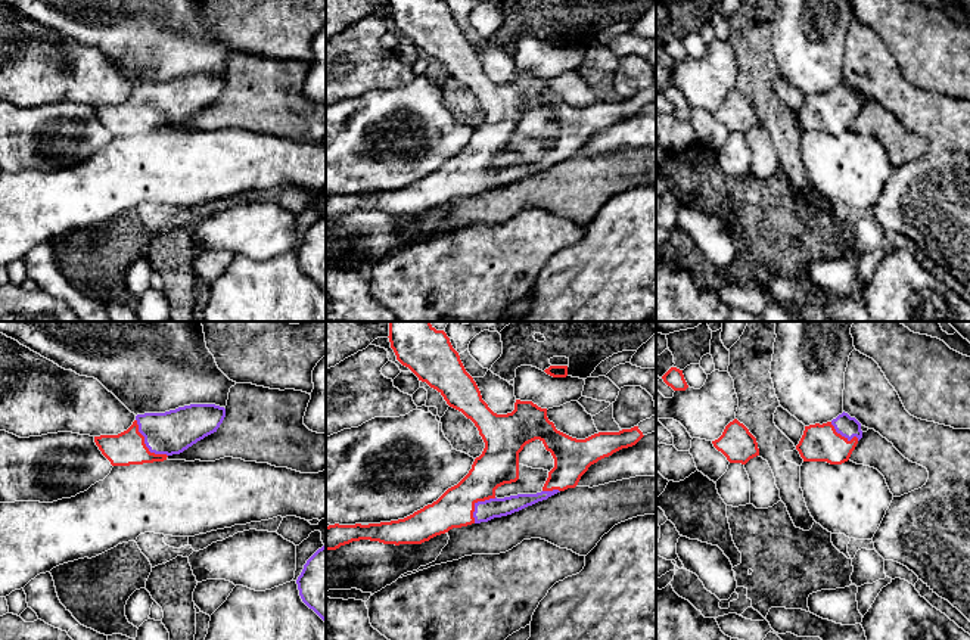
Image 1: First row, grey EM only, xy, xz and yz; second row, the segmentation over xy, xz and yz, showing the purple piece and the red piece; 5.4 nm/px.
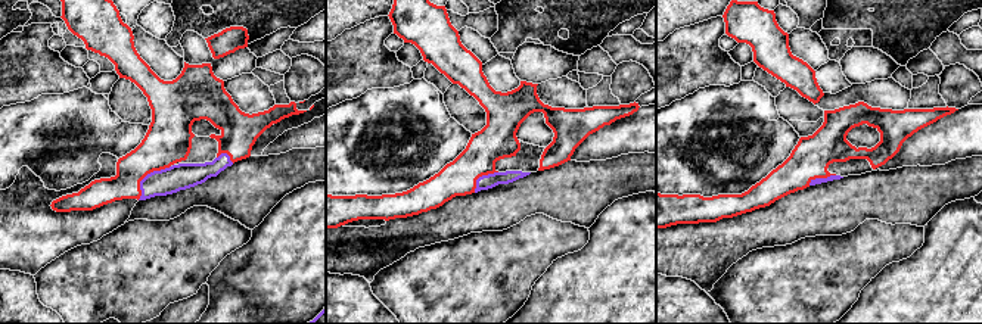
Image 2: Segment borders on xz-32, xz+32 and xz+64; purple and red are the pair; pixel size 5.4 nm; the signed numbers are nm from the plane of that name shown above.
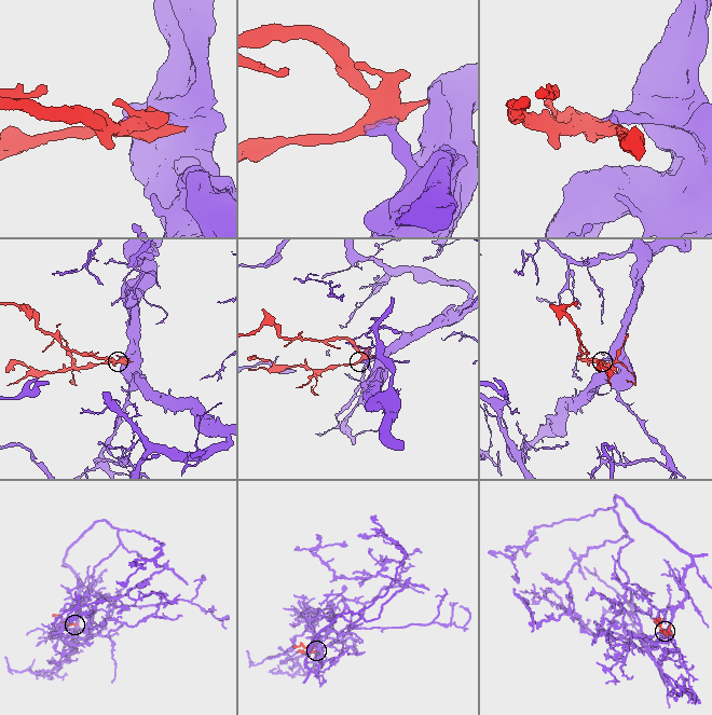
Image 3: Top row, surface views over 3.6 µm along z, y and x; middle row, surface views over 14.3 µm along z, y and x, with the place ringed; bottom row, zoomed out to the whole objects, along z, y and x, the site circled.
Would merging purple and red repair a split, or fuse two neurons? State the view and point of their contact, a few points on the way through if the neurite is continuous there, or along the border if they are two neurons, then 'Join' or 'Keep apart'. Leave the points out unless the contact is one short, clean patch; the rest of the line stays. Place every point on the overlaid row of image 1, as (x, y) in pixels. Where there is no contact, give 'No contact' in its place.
Touches purple at xy (145, 443). Join

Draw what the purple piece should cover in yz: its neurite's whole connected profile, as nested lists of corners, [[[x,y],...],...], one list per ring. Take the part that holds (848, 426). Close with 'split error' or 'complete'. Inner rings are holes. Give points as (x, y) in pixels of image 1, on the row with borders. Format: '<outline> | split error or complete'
[[[843,411],[831,422],[805,426],[796,450],[803,462],[842,465],[849,460],[861,438],[861,423]]] | split error

